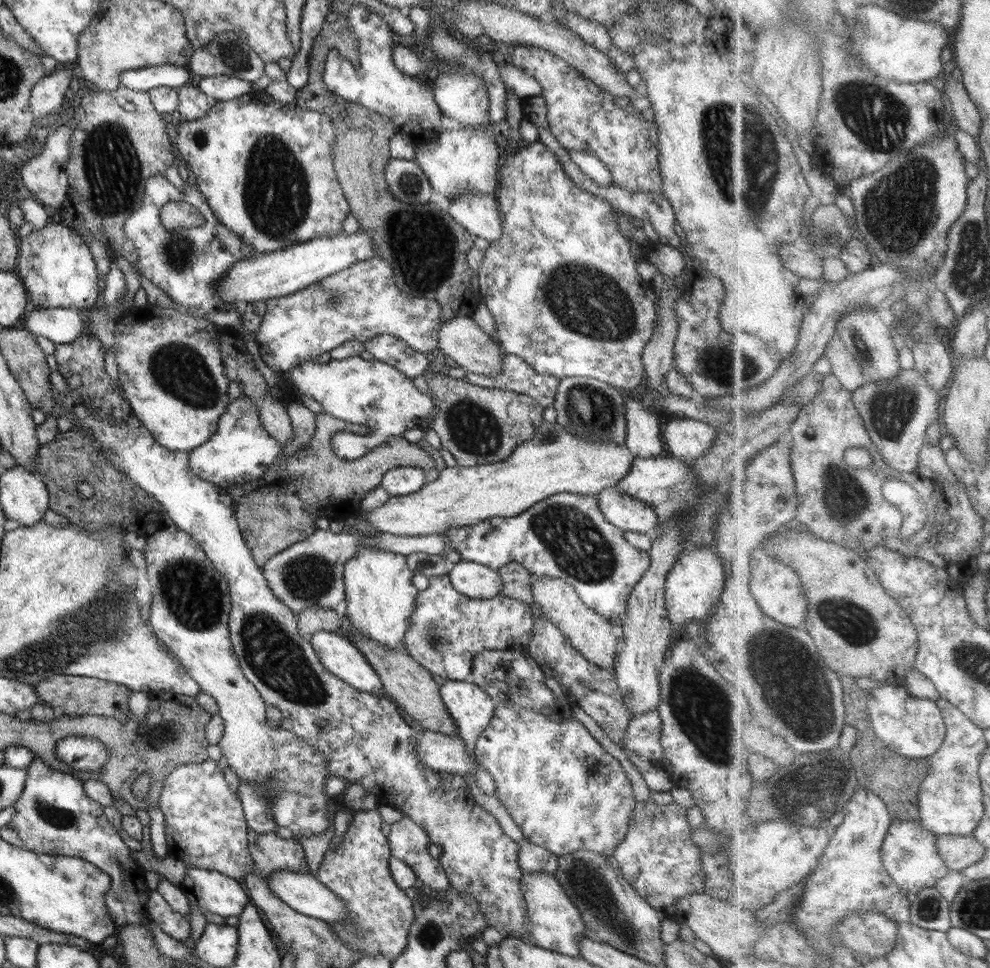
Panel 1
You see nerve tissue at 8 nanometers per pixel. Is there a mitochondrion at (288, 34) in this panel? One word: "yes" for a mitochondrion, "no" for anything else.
no

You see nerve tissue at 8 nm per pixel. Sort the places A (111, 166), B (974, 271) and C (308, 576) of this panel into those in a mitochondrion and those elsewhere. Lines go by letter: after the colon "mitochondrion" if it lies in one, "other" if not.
A: mitochondrion
B: mitochondrion
C: mitochondrion

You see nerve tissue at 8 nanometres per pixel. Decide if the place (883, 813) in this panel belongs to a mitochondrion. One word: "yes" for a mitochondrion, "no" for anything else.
no

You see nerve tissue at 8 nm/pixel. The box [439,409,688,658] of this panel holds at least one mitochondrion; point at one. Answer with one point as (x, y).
(578, 547)

